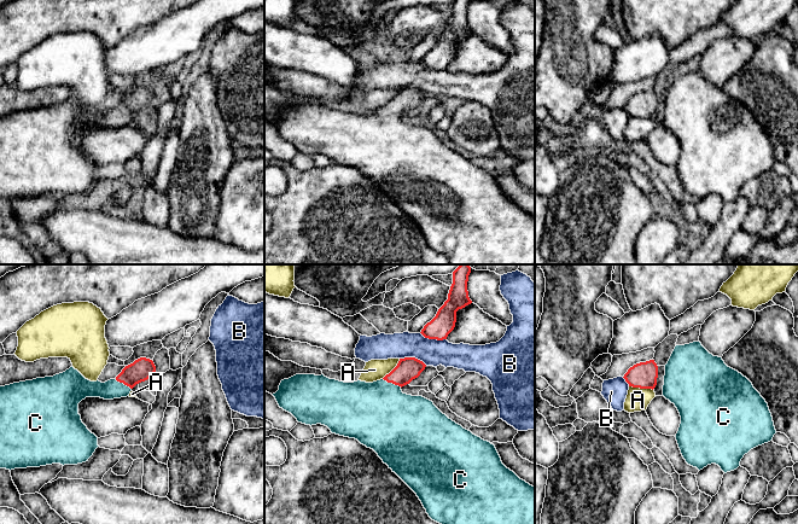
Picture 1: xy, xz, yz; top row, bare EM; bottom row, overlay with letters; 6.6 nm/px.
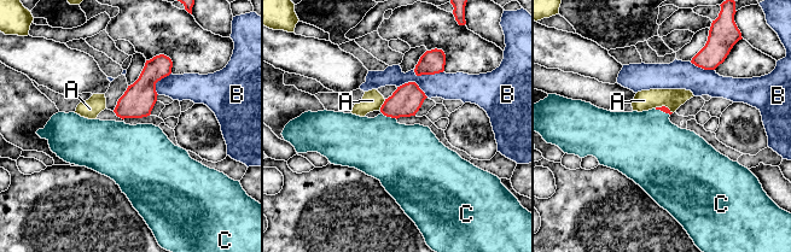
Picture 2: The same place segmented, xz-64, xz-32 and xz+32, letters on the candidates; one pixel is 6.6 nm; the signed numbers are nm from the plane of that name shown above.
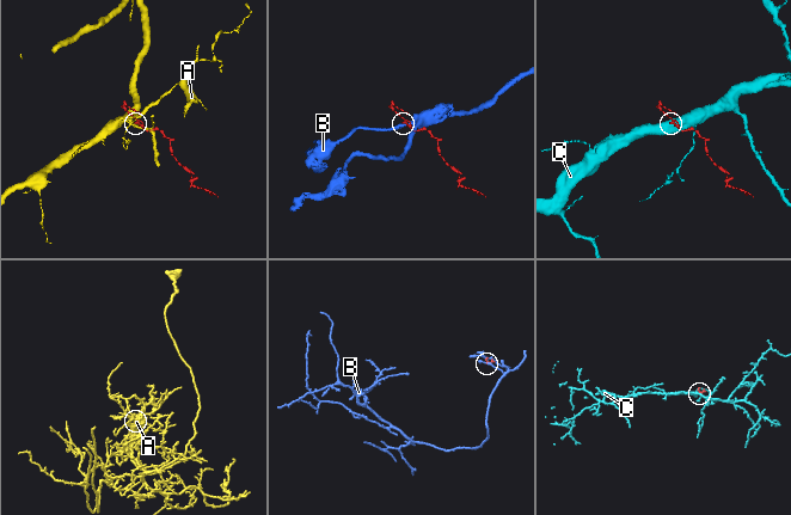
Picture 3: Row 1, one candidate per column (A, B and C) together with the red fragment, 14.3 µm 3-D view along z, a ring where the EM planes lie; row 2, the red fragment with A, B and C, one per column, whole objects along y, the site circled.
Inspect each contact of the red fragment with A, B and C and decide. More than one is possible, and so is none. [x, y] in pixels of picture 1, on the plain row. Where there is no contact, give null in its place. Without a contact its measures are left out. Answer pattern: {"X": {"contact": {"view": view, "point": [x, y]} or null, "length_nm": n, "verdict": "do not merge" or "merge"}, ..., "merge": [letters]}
{"A": {"contact": {"view": "yz", "point": [641, 117]}, "length_nm": 160, "verdict": "do not merge"}, "B": {"contact": {"view": "xz", "point": [413, 87]}, "length_nm": 190, "verdict": "do not merge"}, "C": {"contact": {"view": "xz", "point": [392, 112]}, "length_nm": 140, "verdict": "merge"}, "merge": ["C"]}

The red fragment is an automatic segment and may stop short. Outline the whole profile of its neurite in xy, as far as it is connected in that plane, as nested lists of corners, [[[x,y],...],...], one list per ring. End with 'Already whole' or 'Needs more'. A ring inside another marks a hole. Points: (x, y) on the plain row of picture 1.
[[[140,87],[105,112],[86,109],[72,95],[53,106],[0,116],[0,198],[14,199],[52,193],[77,194],[88,191],[98,167],[82,152],[78,133],[86,127],[113,129],[129,126],[132,118],[156,101],[152,89]]]. Needs more

